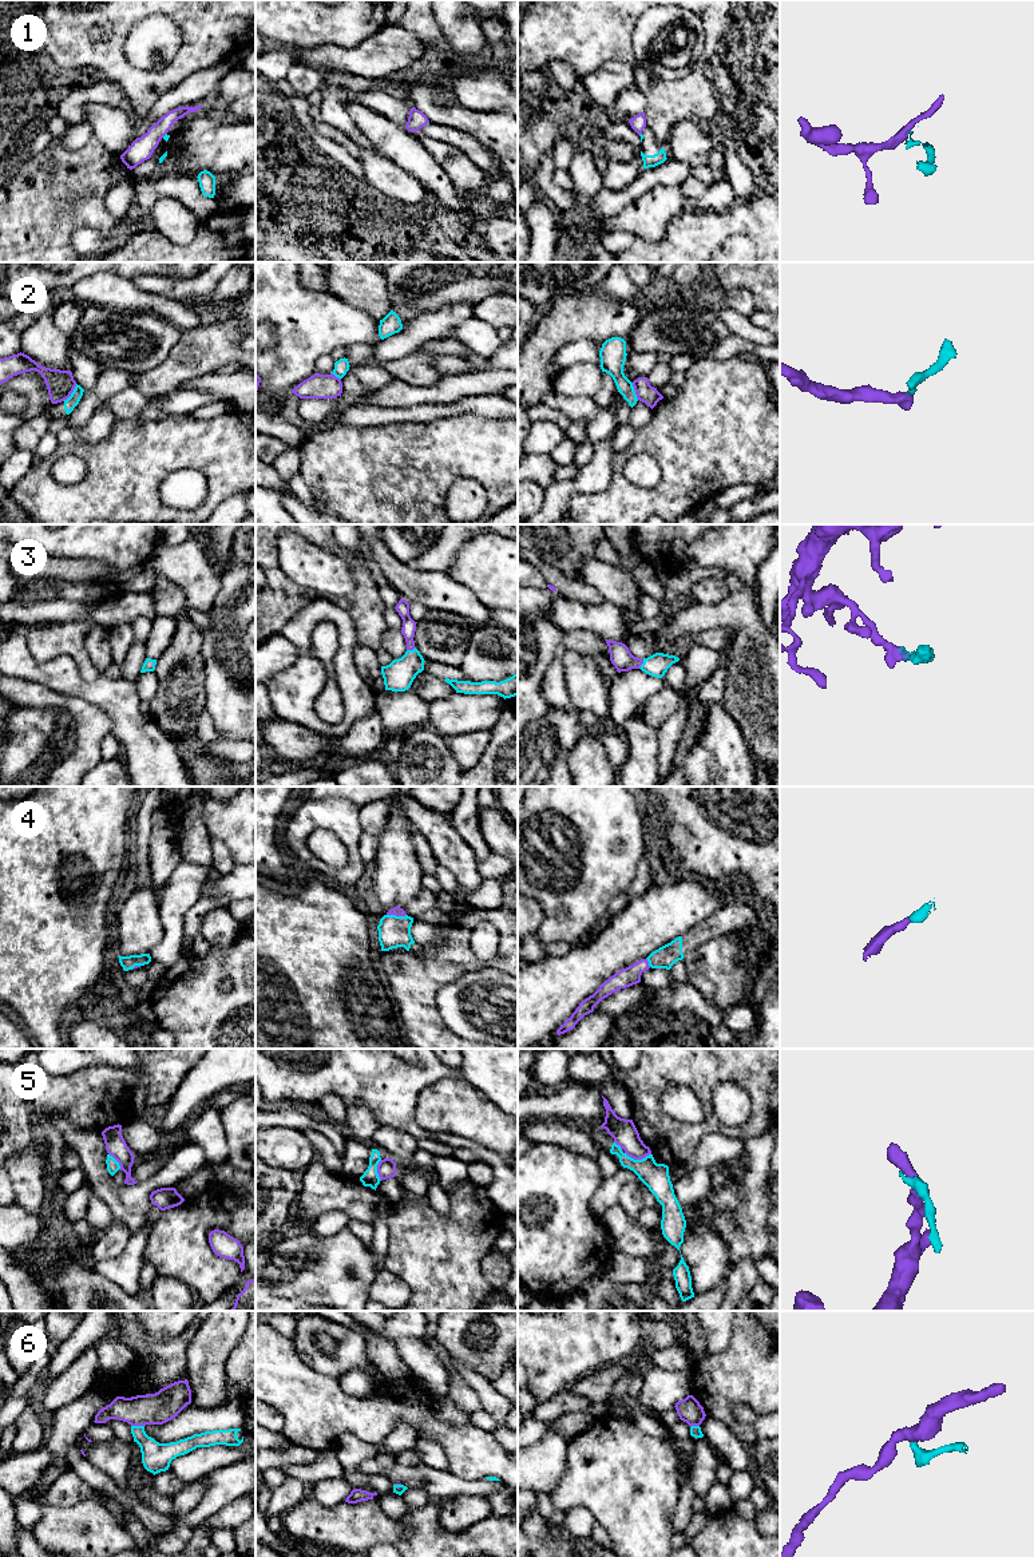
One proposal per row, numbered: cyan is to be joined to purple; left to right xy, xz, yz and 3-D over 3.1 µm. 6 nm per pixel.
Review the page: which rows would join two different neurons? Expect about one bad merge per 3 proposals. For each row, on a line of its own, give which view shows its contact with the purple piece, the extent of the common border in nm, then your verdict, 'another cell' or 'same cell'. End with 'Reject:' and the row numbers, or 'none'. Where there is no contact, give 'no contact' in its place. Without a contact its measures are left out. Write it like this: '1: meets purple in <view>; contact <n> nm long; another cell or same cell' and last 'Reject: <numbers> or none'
1: meets purple in xy; contact 40 nm long; another cell
2: meets purple in xy; contact 130 nm long; another cell
3: meets purple in yz; contact 70 nm long; same cell
4: meets purple in xz; contact 120 nm long; same cell
5: meets purple in yz; contact 160 nm long; another cell
6: meets purple in xy; contact 80 nm long; another cell
Reject: 1, 2, 5, 6

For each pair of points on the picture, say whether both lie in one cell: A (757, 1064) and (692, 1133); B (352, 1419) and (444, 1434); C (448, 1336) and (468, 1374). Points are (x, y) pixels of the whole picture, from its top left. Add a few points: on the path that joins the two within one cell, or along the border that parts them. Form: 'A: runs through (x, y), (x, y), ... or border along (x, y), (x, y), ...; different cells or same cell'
A: runs through (732, 1064), (706, 1086), (708, 1113); same cell
B: runs through (375, 1417), (419, 1415), (422, 1418); same cell
C: border along (452, 1358), (490, 1381); different cells

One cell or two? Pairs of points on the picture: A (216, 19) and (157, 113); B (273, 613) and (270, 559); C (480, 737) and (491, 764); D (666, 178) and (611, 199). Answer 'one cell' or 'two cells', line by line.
A: two cells
B: one cell
C: two cells
D: one cell

